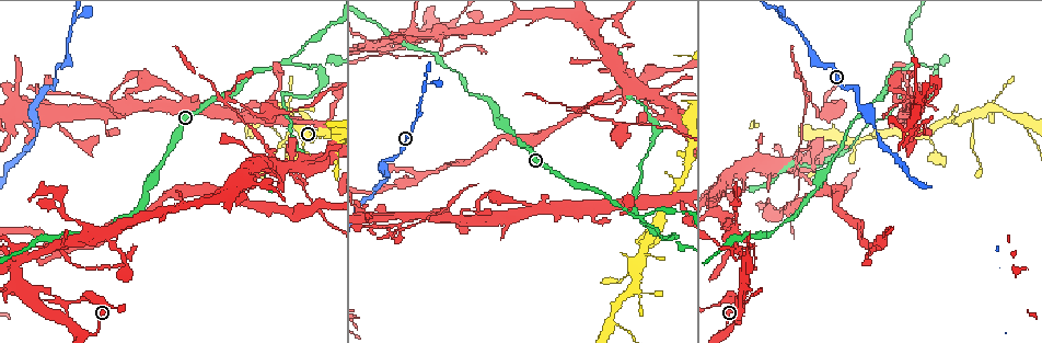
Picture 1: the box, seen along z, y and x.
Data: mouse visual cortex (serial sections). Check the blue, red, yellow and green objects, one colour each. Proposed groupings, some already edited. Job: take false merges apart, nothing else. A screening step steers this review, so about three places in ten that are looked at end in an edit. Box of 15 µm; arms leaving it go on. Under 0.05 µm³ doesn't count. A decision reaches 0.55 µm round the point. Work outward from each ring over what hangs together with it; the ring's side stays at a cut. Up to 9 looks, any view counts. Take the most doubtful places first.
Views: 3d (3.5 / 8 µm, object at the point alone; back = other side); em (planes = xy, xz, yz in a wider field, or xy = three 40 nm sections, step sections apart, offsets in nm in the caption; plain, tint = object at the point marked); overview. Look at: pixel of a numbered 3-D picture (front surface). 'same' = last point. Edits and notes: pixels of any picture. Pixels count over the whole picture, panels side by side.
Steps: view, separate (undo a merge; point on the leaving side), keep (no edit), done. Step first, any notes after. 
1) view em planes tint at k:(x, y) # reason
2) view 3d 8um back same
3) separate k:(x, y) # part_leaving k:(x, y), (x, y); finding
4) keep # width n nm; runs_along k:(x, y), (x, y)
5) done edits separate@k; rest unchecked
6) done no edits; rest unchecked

view 3d 3.5um at 1:(311, 65) # three-way junction

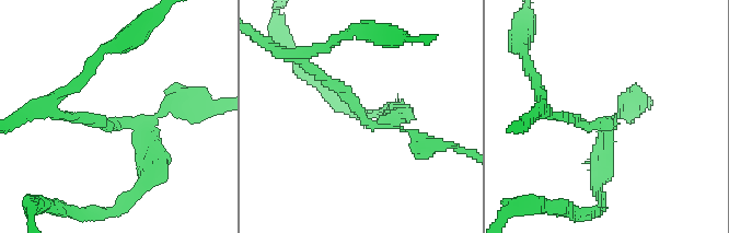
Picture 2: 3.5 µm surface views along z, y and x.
view em xy step 3 tint at 2:(606, 124)

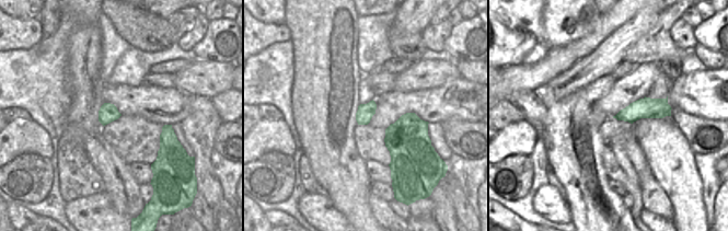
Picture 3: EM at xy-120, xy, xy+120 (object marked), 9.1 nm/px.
separate 2:(152, 153) # arms 3; arm_widths 100, 150, 300 nm; border 3:(670, 114), (654, 112), (643, 117); two cells meet here

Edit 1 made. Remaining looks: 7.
view em xy step 2 tint at 1:(962, 118) # side arm on a straight run

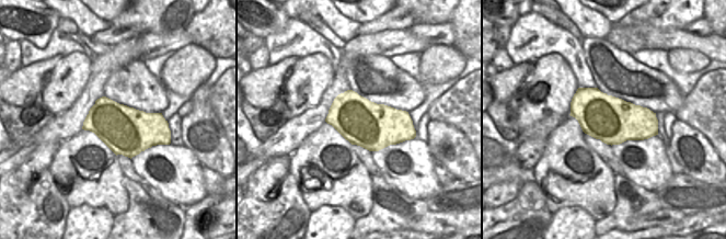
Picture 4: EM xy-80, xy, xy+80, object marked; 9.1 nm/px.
view 3d 3.5um same

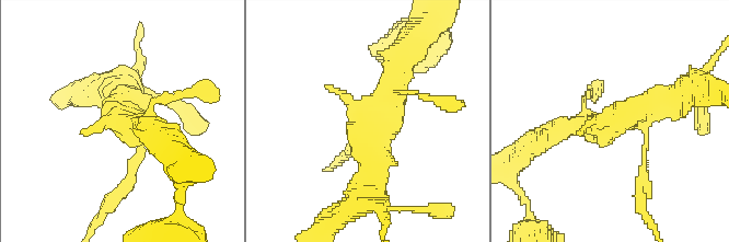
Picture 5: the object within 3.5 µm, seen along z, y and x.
keep # runs_along 5:(401, 67), (371, 119), (363, 193); continuous, no second cell

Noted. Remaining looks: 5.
view 3d 3.5um at 1:(74, 19) # a narrow waist

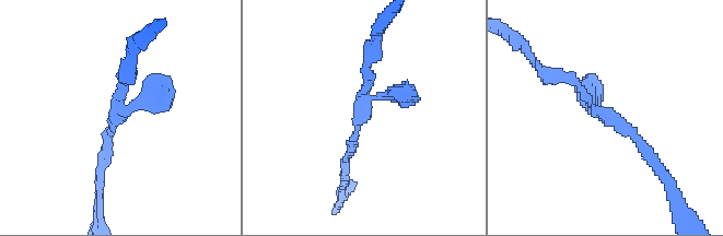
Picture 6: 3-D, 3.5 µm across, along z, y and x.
view em planes tint at 6:(366, 100)

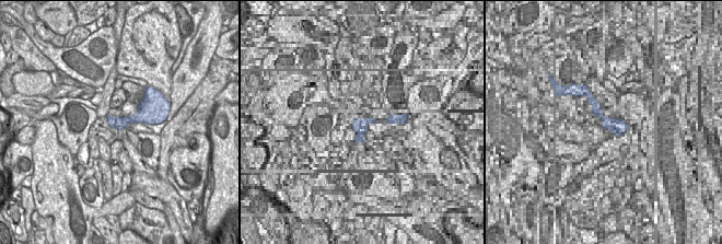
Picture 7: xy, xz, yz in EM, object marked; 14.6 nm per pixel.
separate 6:(165, 94) # a second cell is stuck on

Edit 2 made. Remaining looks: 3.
done edits separate@2, separate@6; rest unchecked

